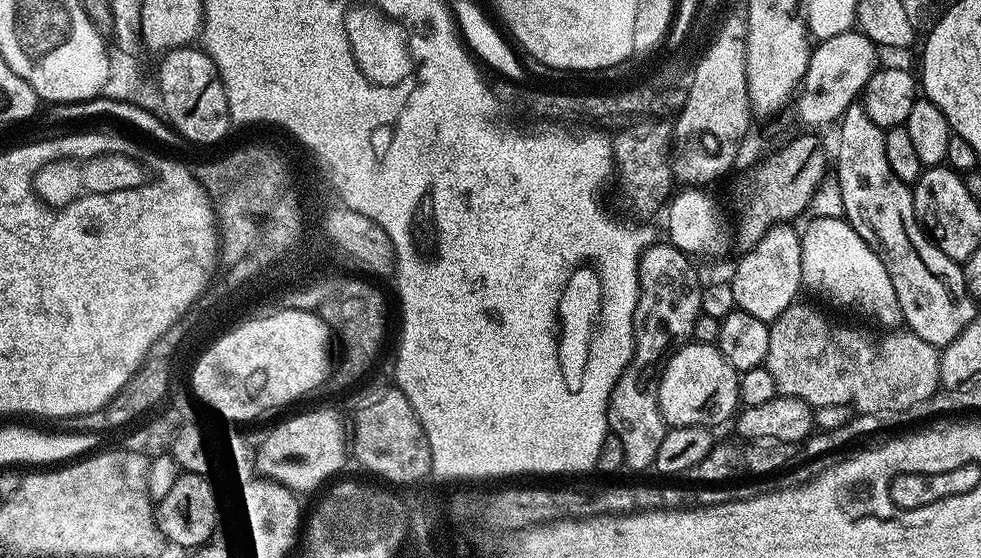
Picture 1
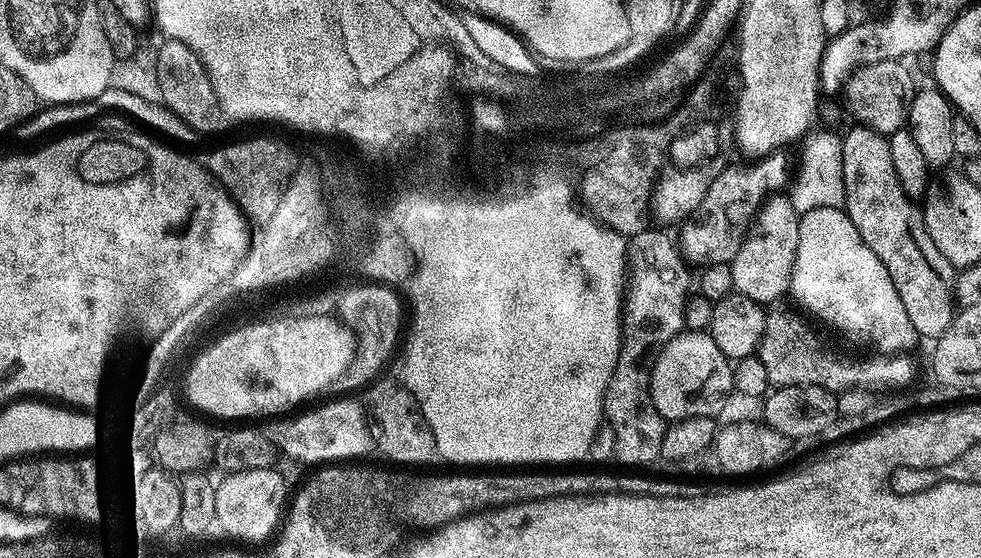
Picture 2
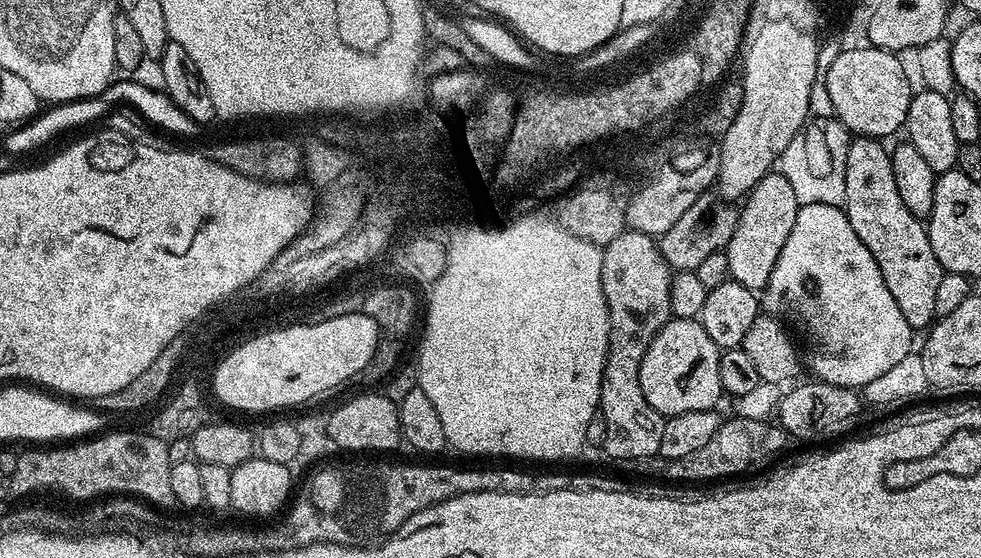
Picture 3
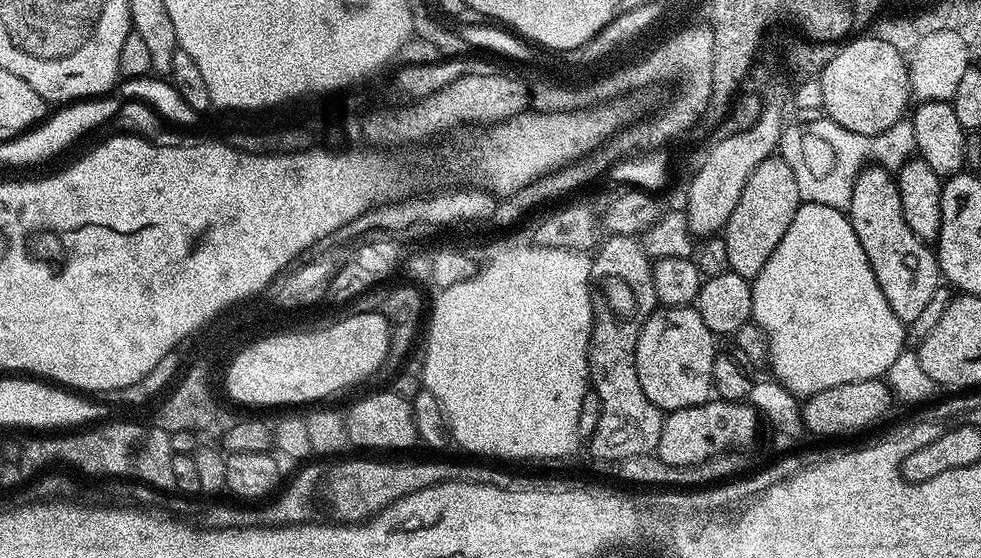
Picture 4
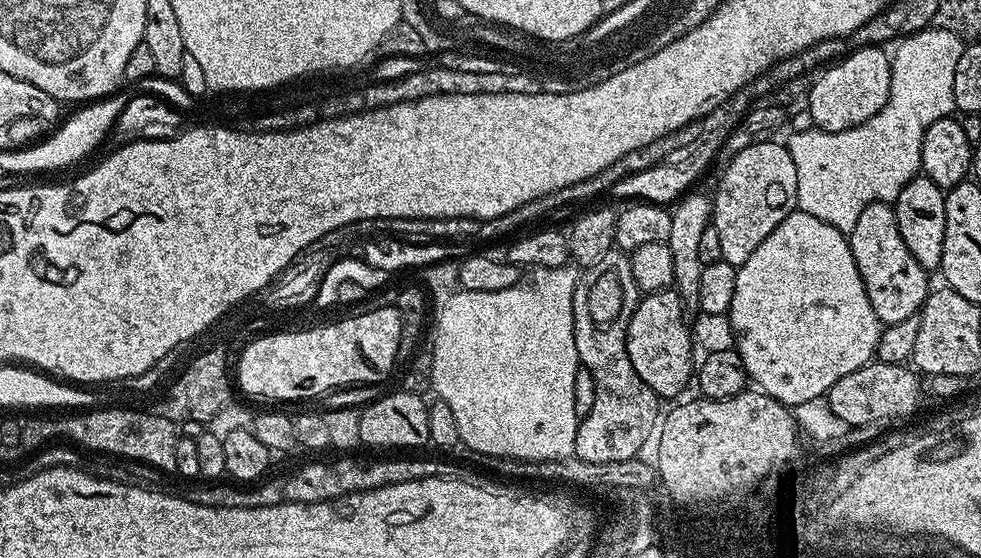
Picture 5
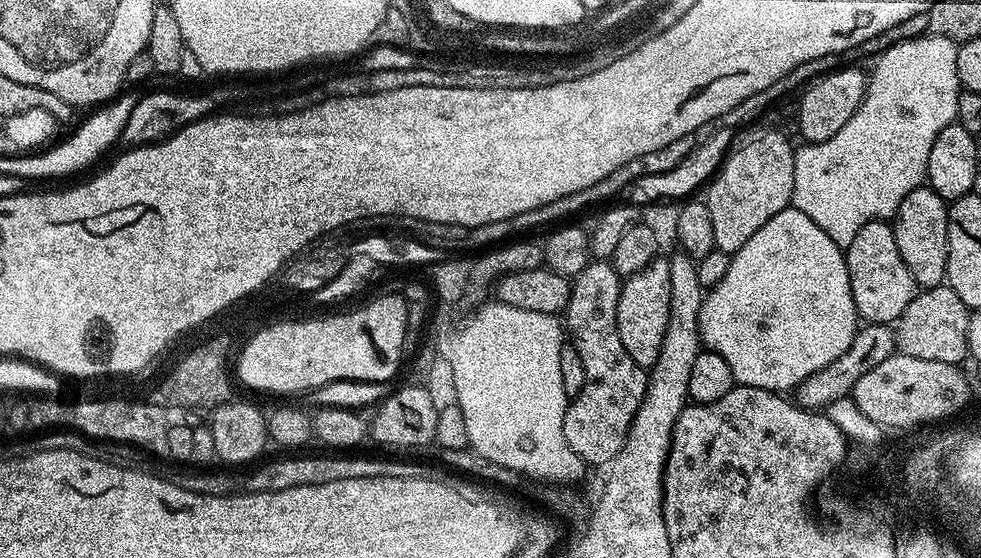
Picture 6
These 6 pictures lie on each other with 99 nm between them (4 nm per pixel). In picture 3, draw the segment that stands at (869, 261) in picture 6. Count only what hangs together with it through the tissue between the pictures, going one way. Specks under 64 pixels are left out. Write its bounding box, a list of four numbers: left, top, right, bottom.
[842,138,945,330]

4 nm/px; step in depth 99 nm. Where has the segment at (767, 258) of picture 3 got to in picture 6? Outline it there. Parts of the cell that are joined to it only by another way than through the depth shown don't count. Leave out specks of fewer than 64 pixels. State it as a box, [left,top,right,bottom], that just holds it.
[706,130,794,252]

